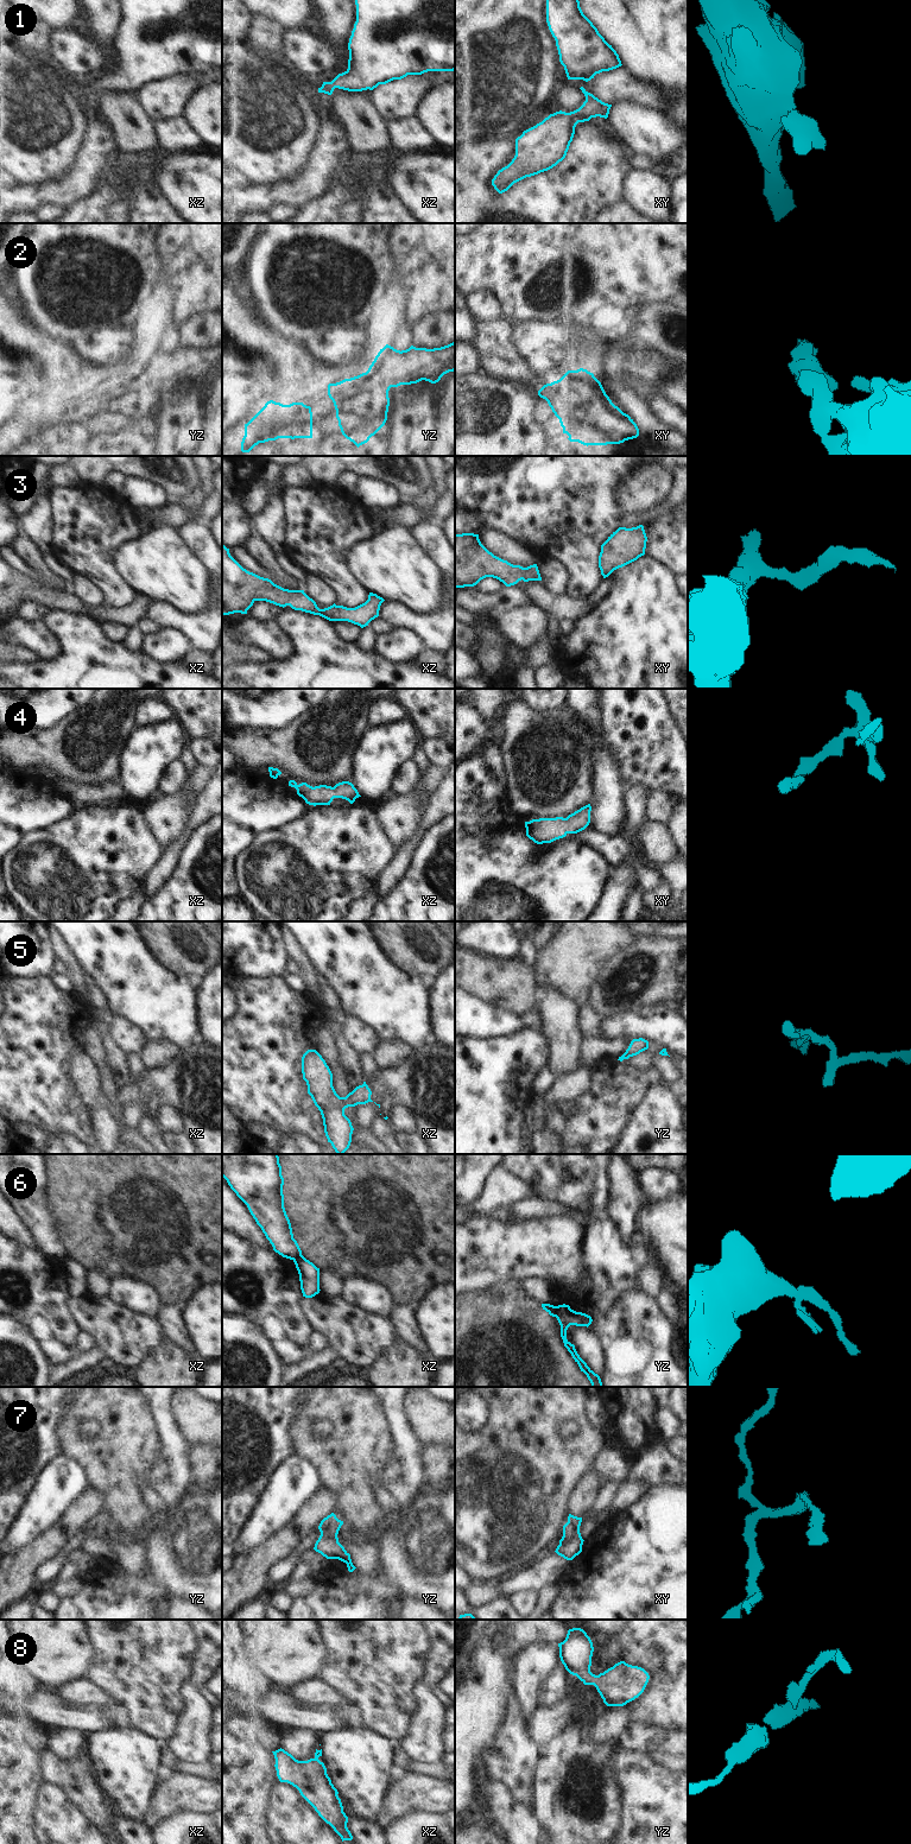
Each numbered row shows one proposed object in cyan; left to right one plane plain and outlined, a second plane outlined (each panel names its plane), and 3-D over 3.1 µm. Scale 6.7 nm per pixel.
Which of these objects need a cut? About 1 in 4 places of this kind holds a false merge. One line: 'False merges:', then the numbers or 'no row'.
False merges: 6, 7

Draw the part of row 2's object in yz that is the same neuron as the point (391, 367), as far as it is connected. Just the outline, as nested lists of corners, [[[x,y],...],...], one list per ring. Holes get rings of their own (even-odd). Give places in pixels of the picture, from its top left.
[[[455,342],[434,349],[411,346],[401,351],[386,344],[380,349],[366,373],[328,385],[328,395],[334,403],[342,435],[358,448],[367,443],[387,420],[391,387],[417,384],[422,380],[436,384],[444,374],[454,370]]]

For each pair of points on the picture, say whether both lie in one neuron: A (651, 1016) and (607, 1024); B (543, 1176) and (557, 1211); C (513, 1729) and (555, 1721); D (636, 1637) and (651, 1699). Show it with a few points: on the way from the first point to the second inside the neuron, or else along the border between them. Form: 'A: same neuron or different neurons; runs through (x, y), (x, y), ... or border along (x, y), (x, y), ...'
A: same neuron; runs through (640, 1024), (618, 1024)
B: different neurons; border along (538, 1196), (580, 1210)
C: different neurons; border along (526, 1725), (526, 1732), (539, 1746)
D: same neuron; runs through (651, 1653), (656, 1658), (656, 1684)

